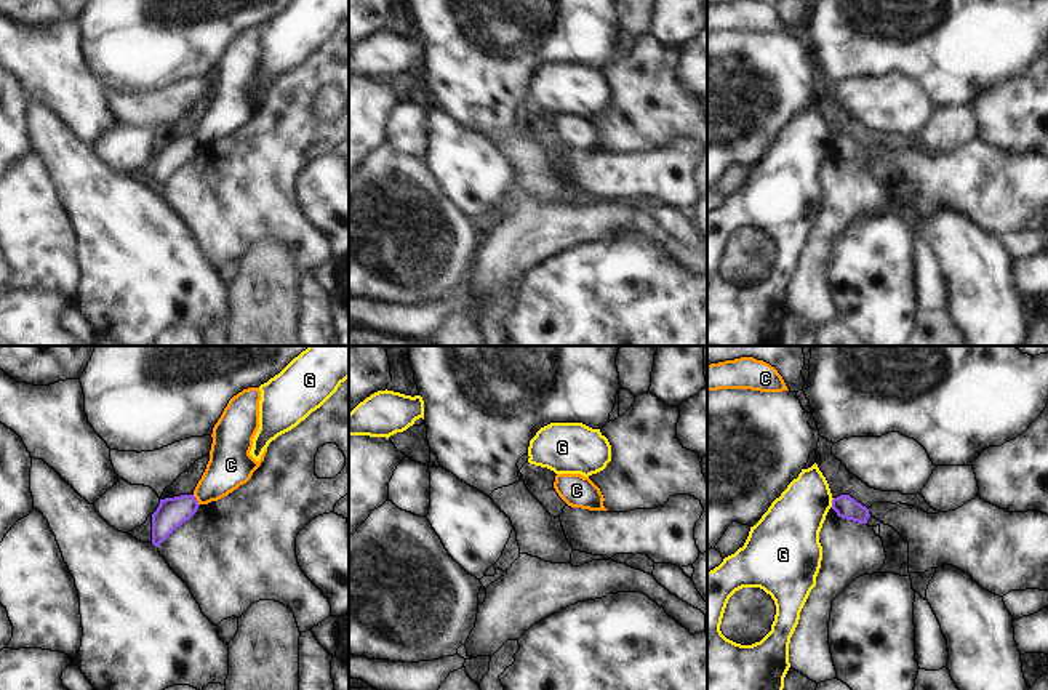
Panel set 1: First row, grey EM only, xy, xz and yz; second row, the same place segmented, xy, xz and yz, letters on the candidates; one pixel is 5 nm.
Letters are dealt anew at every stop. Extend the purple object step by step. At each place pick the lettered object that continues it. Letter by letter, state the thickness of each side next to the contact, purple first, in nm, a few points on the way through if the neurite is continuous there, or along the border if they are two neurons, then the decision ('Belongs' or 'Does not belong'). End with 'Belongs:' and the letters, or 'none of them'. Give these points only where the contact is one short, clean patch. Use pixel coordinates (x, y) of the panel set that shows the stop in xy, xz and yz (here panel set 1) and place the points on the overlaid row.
C: Thickness 160 nm (purple) against 220 nm. Boundary: xy (192, 495), (199, 505). Does not belong
G: Thickness 120 nm (purple) against 300 nm. Does not belong
Belongs: none of them.

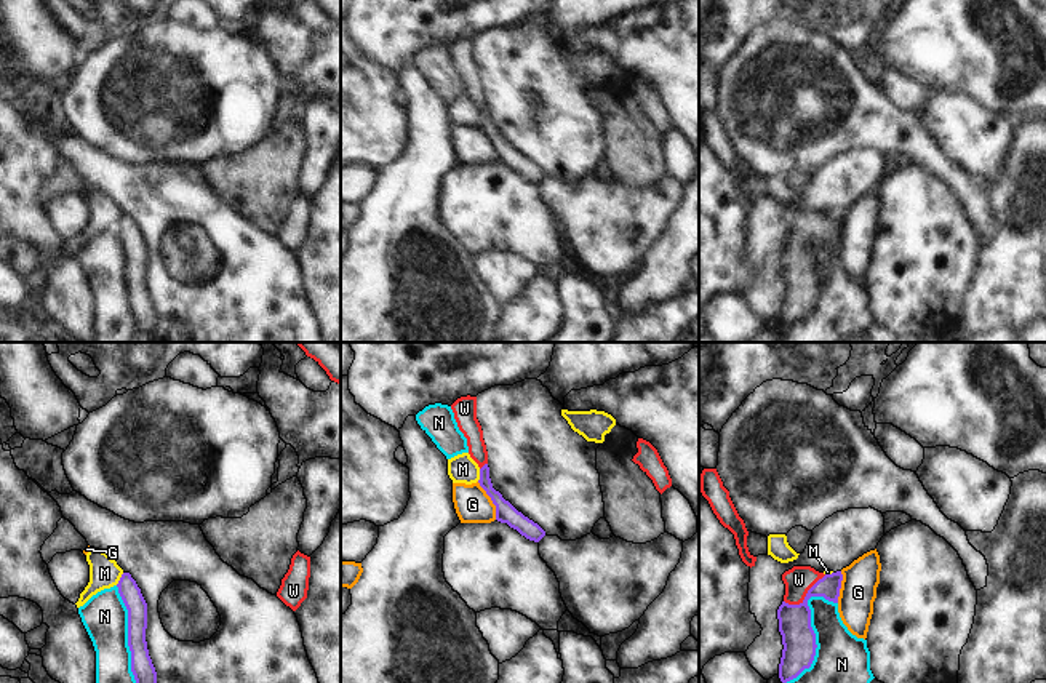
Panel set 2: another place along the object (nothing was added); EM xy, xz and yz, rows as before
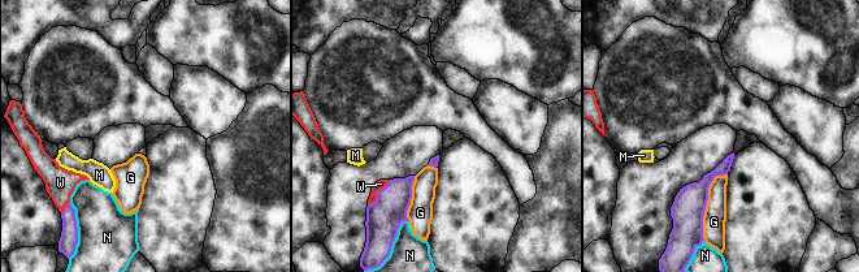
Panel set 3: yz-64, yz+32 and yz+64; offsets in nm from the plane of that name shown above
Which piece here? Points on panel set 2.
G: Thickness 100 nm (purple) against 180 nm. Does not belong
M: Thickness 100 nm (purple) against 160 nm. Boundary: xy (123, 573), (115, 584). Does not belong
N: Thickness 170 nm (purple) against 260 nm. Does not belong
W: Thickness 170 nm (purple) against 140 nm. Path across: yz (798, 639), (798, 603), (806, 595), (800, 589), (798, 579). Belongs
Belongs: W.

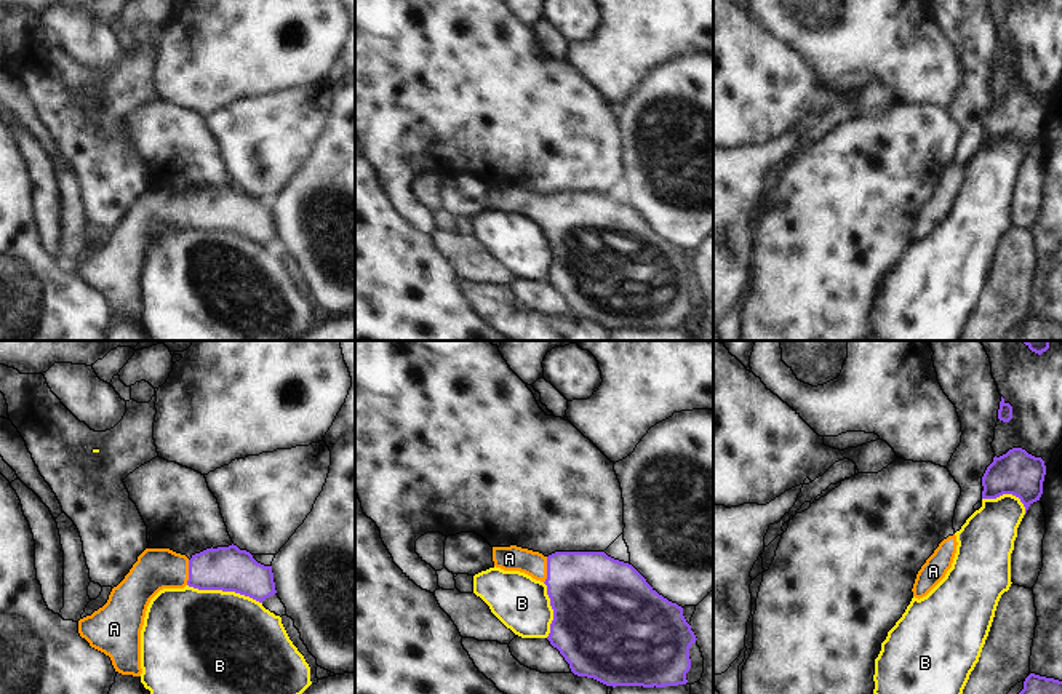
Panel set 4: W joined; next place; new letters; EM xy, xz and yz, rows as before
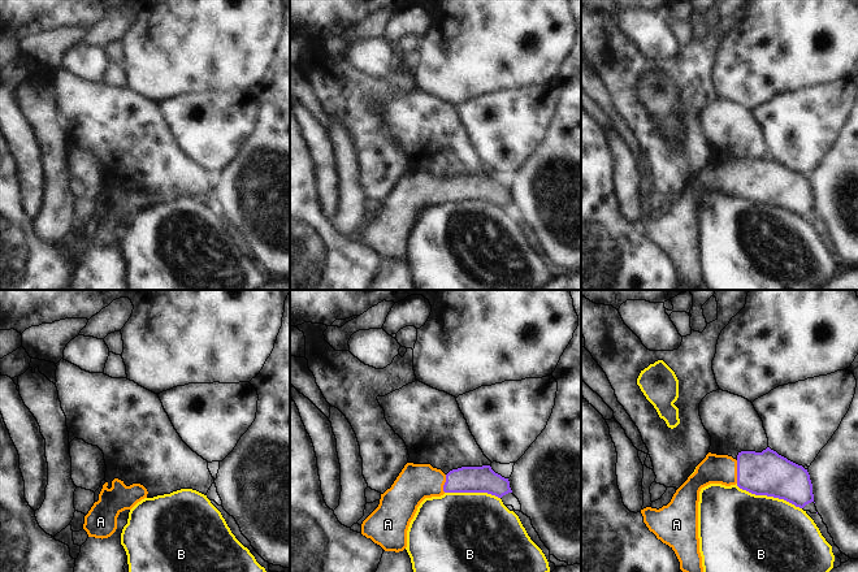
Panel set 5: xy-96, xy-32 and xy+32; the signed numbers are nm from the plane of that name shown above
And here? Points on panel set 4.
A: Thickness 420 nm (purple) against 130 nm. Path across: xz (590, 594), (565, 573), (547, 570), (525, 560), (509, 558). Belongs
B: Thickness 220 nm (purple) against 500 nm. Does not belong
Belongs: A.

